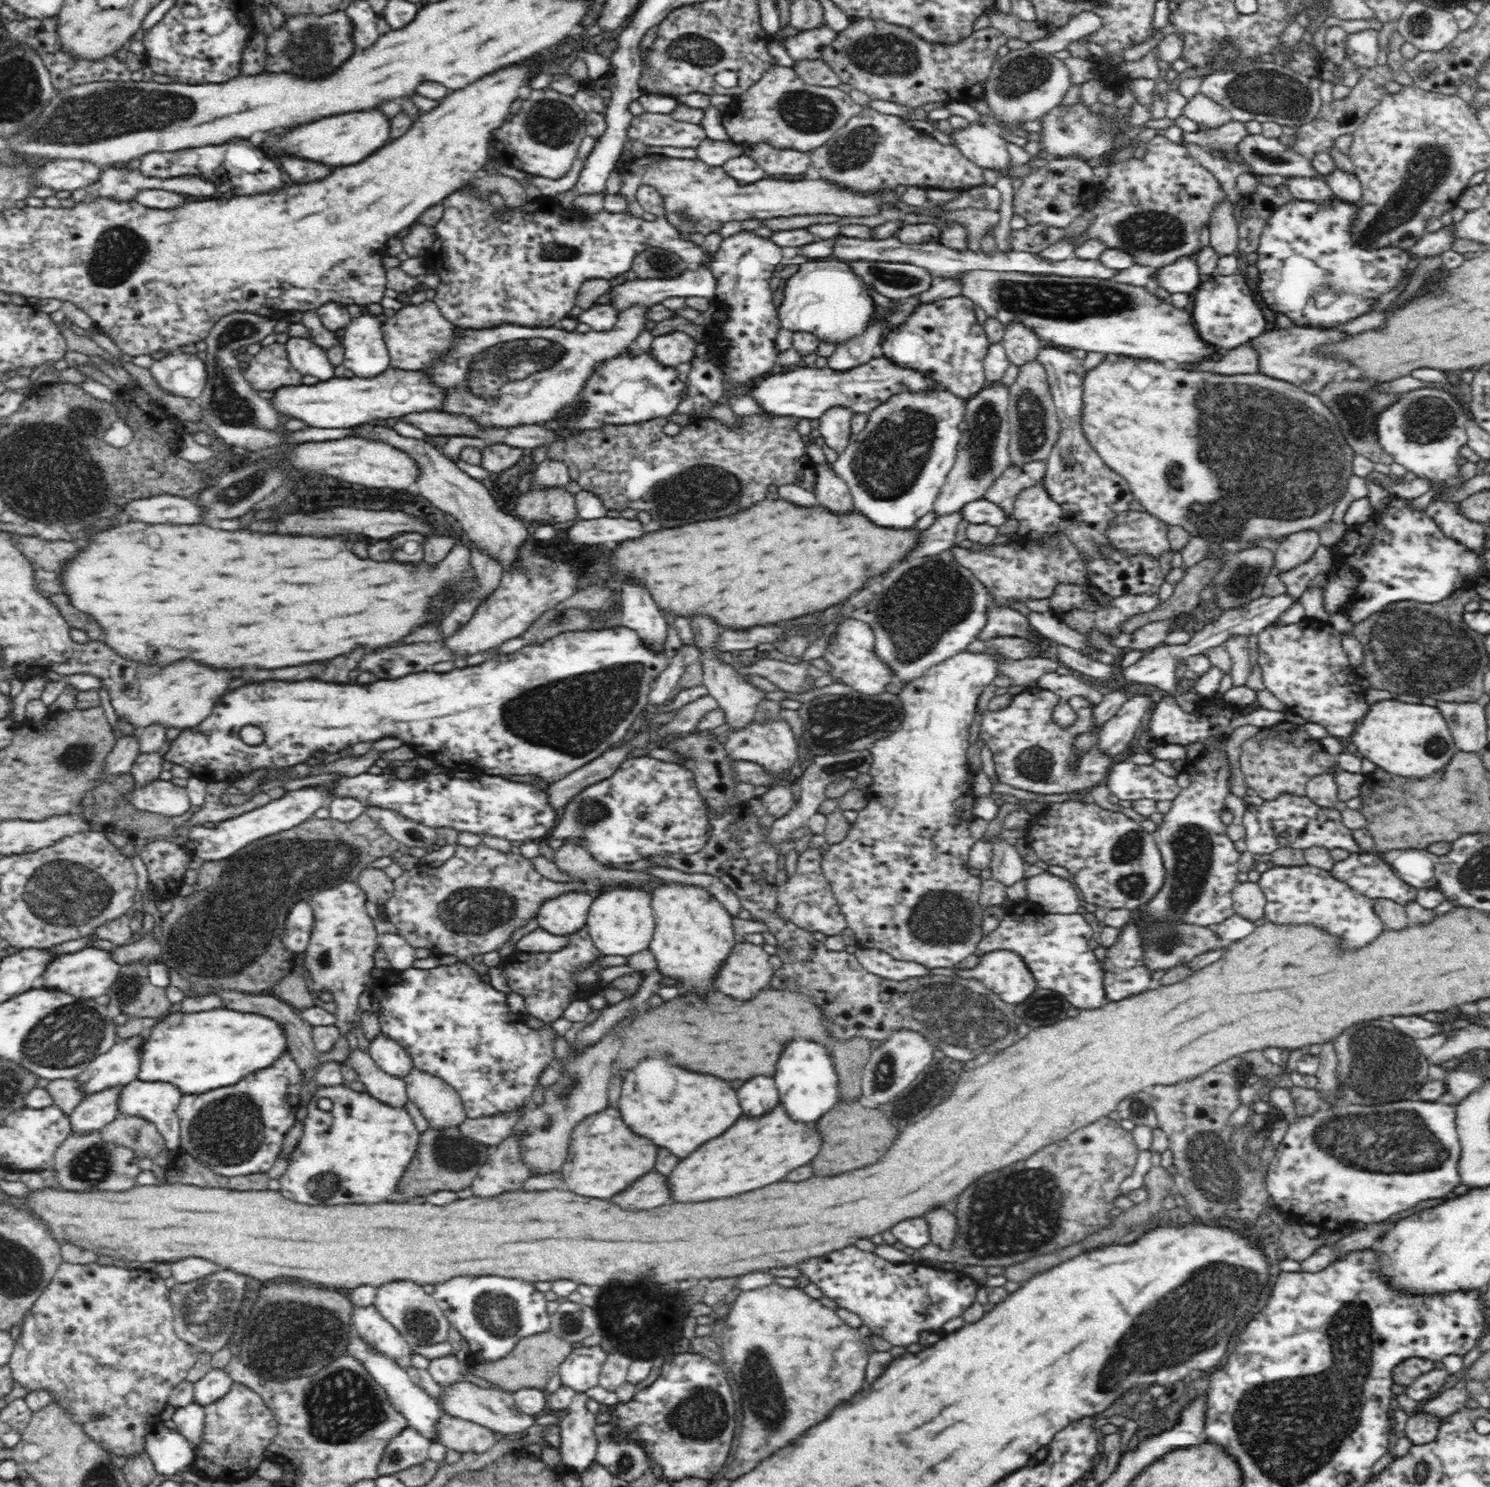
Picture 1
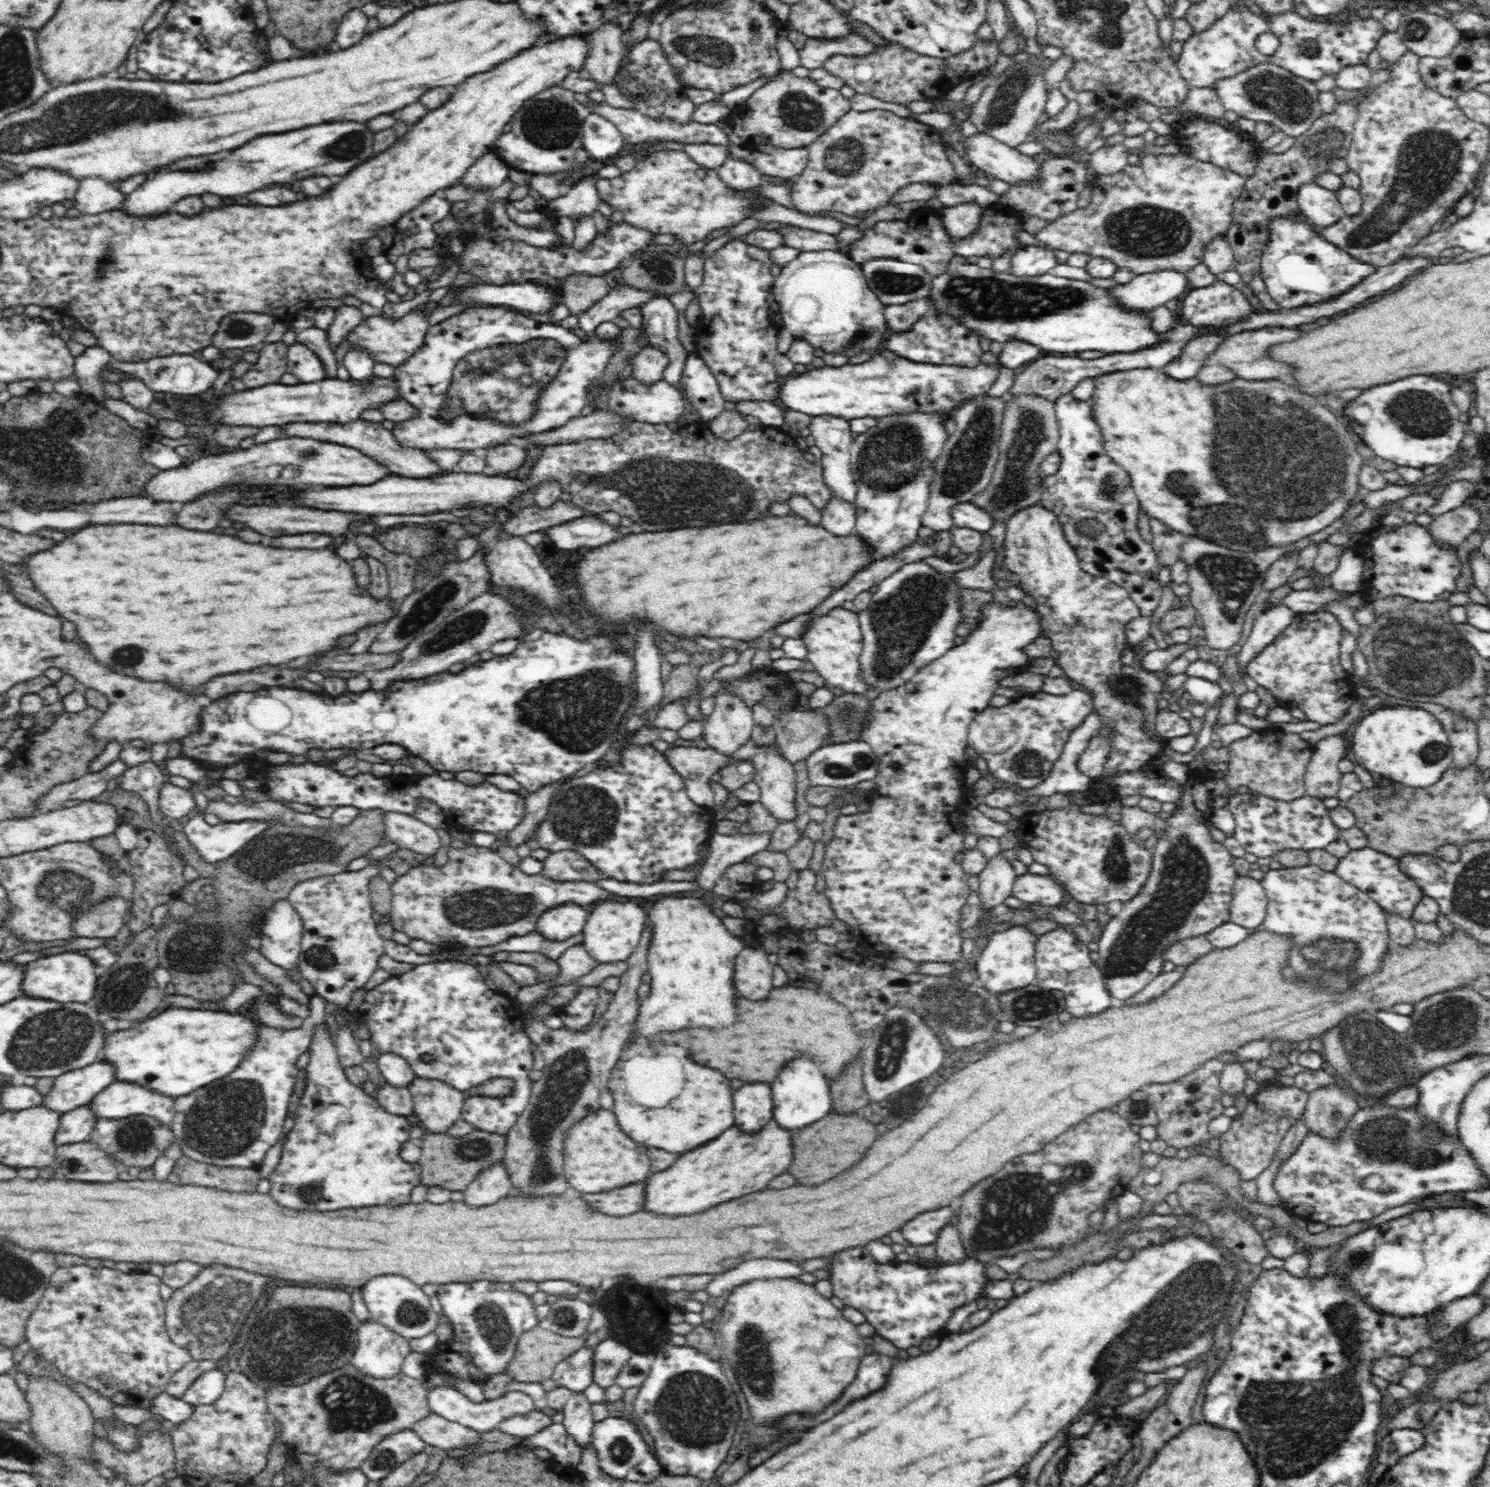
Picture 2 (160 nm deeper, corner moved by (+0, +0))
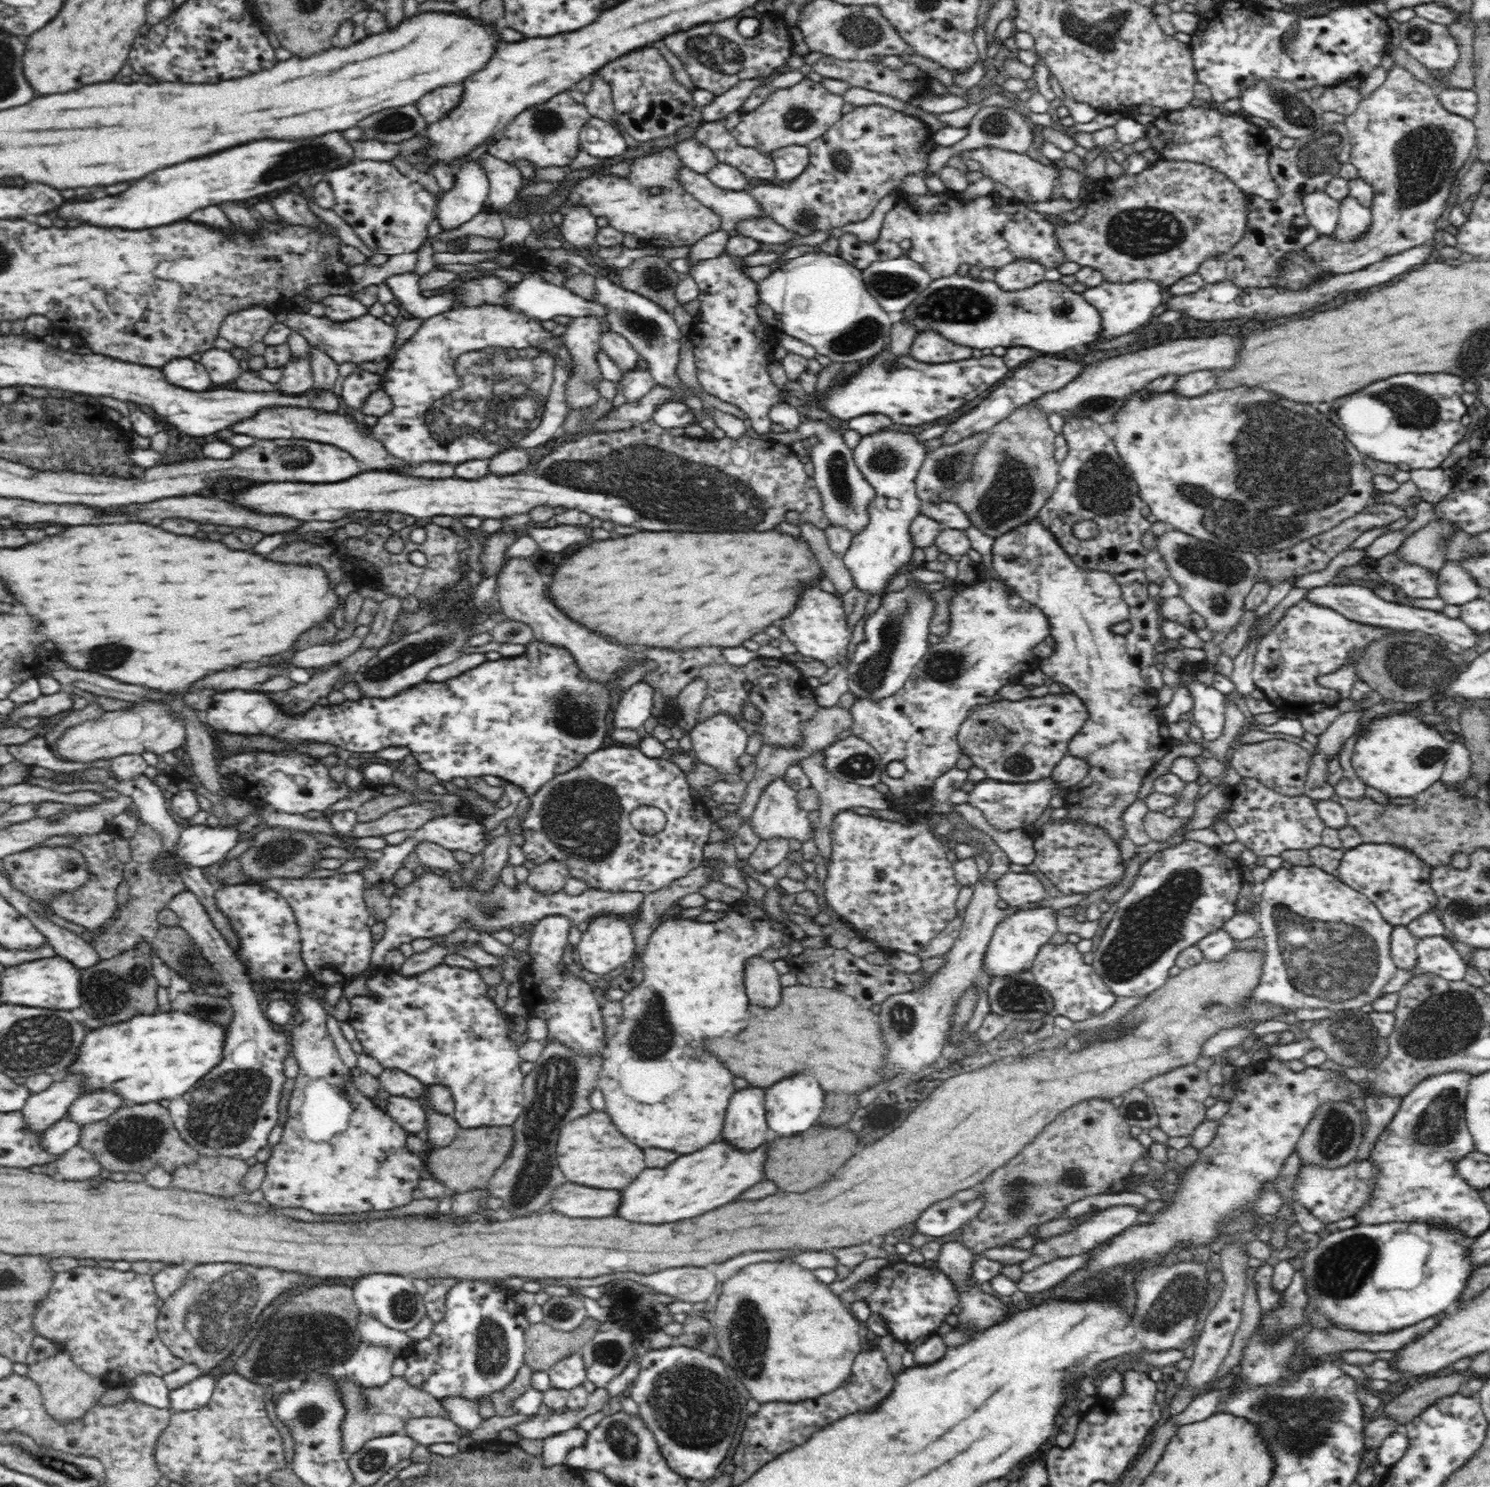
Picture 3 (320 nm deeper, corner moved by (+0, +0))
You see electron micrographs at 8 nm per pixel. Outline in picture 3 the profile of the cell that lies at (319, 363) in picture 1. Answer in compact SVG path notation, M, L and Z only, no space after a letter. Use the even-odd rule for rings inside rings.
M294 359L282 368L282 378L277 382L278 389L286 395L302 395L312 389L311 361Z

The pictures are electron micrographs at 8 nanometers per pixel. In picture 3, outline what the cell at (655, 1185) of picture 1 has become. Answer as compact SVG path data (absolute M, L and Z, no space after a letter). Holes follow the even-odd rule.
M566 1182L558 1194L554 1194L554 1210L570 1214L570 1218L604 1218L614 1216L620 1204L618 1190L592 1190L586 1186L574 1186Z

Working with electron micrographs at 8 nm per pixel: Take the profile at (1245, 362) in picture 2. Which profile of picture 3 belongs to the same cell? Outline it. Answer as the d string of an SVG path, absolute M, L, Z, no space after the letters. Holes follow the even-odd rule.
M1238 336L1168 339L1166 342L1086 364L1082 372L1078 372L1078 376L1068 381L1068 384L1030 400L1028 405L1038 407L1046 416L1059 414L1066 418L1070 414L1077 414L1078 417L1088 417L1098 424L1104 424L1114 421L1115 414L1125 405L1130 394L1143 390L1155 378L1162 375L1184 376L1212 368L1232 368L1238 350Z

